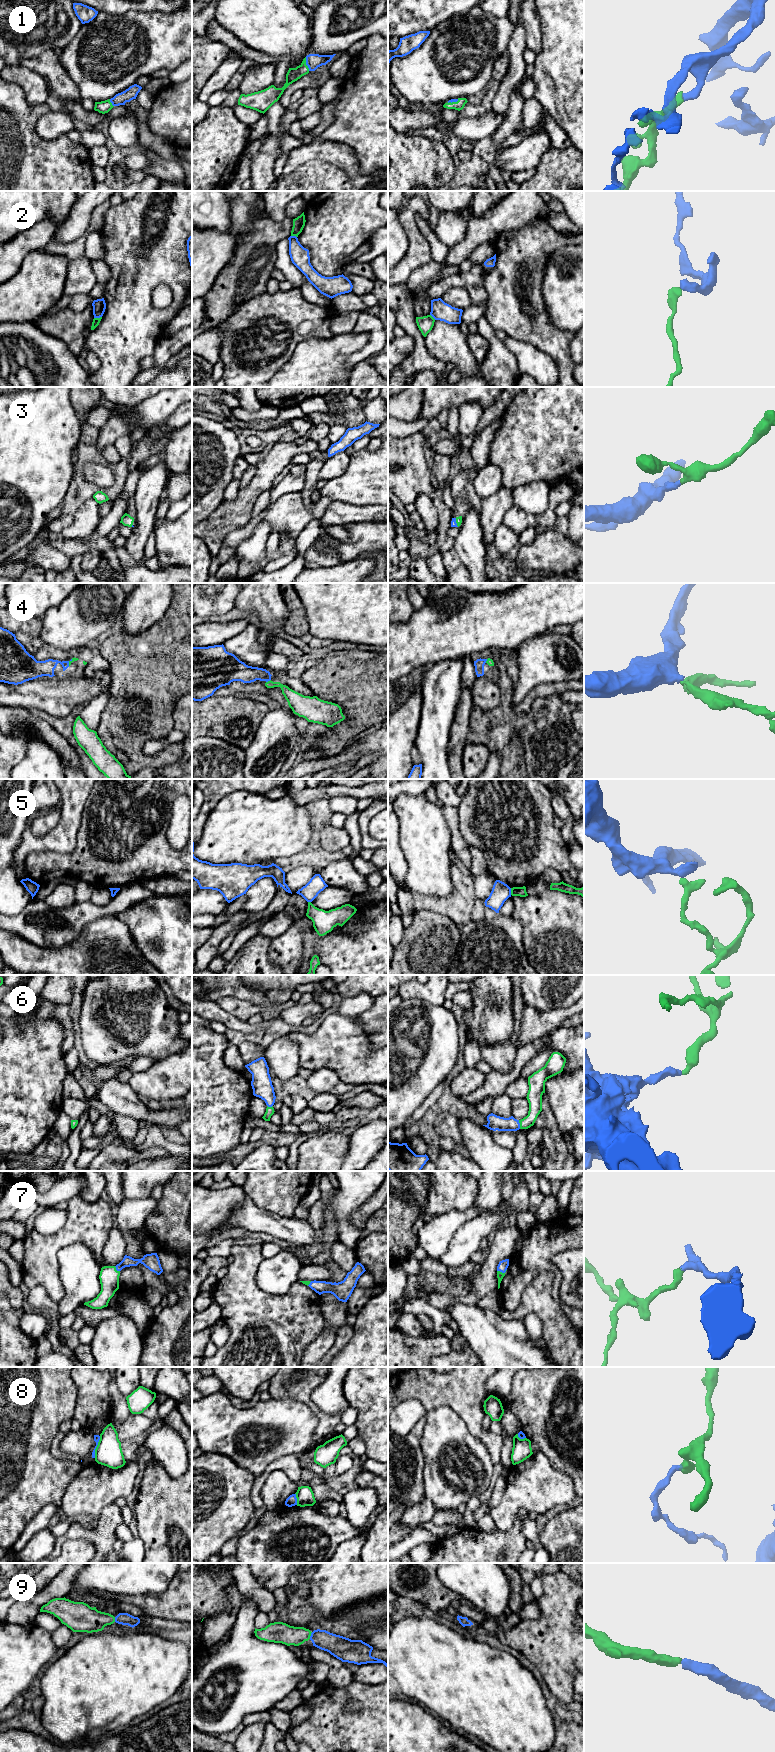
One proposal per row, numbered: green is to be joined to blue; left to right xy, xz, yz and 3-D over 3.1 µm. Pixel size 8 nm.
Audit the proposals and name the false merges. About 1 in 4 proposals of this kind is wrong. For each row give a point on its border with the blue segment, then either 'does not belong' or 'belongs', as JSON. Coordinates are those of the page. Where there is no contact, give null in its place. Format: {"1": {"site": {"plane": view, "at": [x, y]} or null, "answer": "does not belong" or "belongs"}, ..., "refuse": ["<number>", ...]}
{"1": {"site": {"plane": "xz", "at": [306, 64]}, "answer": "belongs"}, "2": {"site": {"plane": "xy", "at": [97, 317]}, "answer": "does not belong"}, "3": {"site": {"plane": "yz", "at": [455, 522]}, "answer": "belongs"}, "4": {"site": {"plane": "xz", "at": [268, 680]}, "answer": "belongs"}, "5": {"site": {"plane": "yz", "at": [510, 891]}, "answer": "does not belong"}, "6": {"site": {"plane": "yz", "at": [519, 1124]}, "answer": "belongs"}, "7": {"site": {"plane": "yz", "at": [502, 1272]}, "answer": "belongs"}, "8": {"site": {"plane": "xy", "at": [96, 1446]}, "answer": "does not belong"}, "9": {"site": {"plane": "xz", "at": [311, 1635]}, "answer": "belongs"}, "refuse": ["2", "5", "8"]}

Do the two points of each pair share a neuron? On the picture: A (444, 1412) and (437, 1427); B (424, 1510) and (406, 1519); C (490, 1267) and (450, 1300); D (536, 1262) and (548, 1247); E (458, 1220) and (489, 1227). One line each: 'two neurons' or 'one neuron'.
A: one neuron
B: one neuron
C: one neuron
D: one neuron
E: two neurons

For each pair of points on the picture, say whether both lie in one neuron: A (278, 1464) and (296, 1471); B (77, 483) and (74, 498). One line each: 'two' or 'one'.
A: one
B: one

